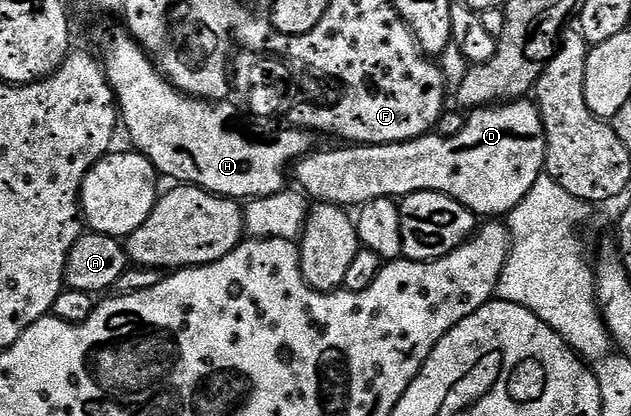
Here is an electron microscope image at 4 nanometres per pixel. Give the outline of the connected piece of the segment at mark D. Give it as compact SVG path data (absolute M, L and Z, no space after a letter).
M521 98L499 106L477 108L468 116L459 134L419 136L401 144L365 144L340 146L329 152L313 151L294 165L299 191L322 204L359 206L374 198L403 198L415 192L441 192L462 202L480 218L504 218L530 194L530 186L538 182L544 167L544 123L540 109L531 99Z

